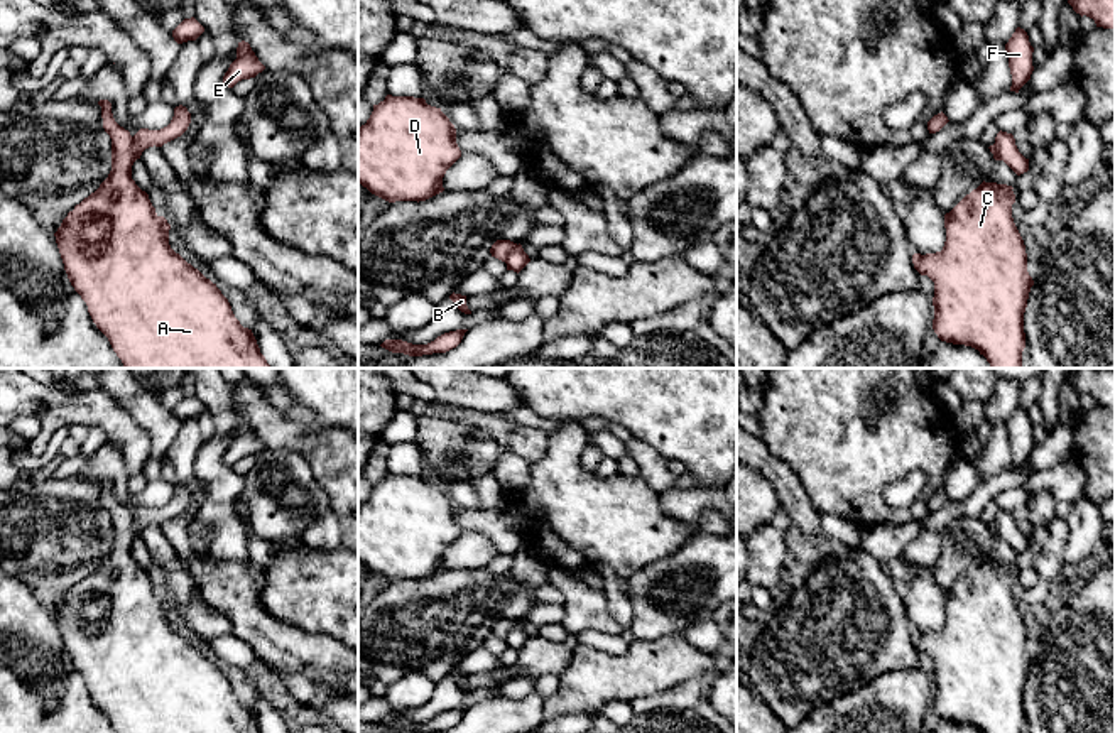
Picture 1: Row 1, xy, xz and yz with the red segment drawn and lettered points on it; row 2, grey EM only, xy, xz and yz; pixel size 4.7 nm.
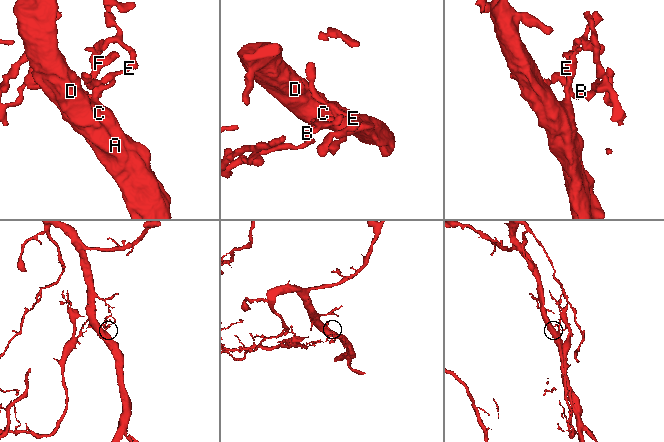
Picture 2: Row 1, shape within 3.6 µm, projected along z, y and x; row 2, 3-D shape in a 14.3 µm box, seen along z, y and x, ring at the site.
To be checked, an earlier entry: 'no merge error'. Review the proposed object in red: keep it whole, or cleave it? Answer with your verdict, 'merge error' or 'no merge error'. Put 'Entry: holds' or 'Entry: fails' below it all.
merge error
Entry: fails

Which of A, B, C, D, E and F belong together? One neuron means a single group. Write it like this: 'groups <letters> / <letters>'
groups A C D F / B E

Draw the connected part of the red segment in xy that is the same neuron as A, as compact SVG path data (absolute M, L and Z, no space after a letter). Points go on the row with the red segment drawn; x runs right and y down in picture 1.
M100 100L98 105L103 128L112 138L112 171L95 193L68 213L54 233L68 279L86 302L93 323L125 368L272 368L252 329L240 324L216 284L171 248L171 225L155 213L149 194L132 179L137 160L133 137L115 122L108 100Z

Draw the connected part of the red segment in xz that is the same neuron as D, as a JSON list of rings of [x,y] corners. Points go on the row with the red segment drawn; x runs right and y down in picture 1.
[[[387,95],[358,128],[358,182],[389,203],[419,203],[443,193],[443,177],[460,157],[454,125],[424,98]]]

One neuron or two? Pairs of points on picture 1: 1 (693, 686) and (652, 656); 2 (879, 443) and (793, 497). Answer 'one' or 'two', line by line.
1: two
2: two

